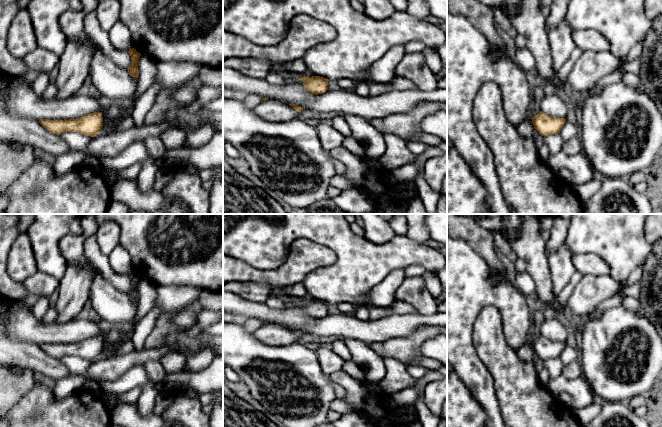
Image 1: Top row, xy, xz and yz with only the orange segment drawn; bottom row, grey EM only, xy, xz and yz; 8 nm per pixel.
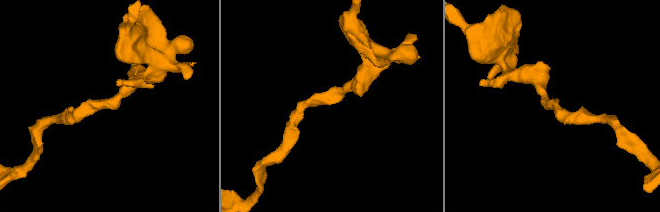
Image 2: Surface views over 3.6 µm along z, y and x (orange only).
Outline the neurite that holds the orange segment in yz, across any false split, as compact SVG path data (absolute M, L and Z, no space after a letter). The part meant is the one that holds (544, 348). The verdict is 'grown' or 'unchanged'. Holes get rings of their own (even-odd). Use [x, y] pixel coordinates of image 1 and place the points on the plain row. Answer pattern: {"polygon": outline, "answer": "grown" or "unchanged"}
{"polygon": "M542 335L531 341L531 344L534 352L544 361L550 358L560 357L566 347L565 342L551 341Z", "answer": "unchanged"}

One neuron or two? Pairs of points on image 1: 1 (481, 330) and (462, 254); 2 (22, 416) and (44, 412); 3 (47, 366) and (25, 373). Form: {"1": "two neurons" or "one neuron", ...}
{"1": "two neurons", "2": "one neuron", "3": "two neurons"}

